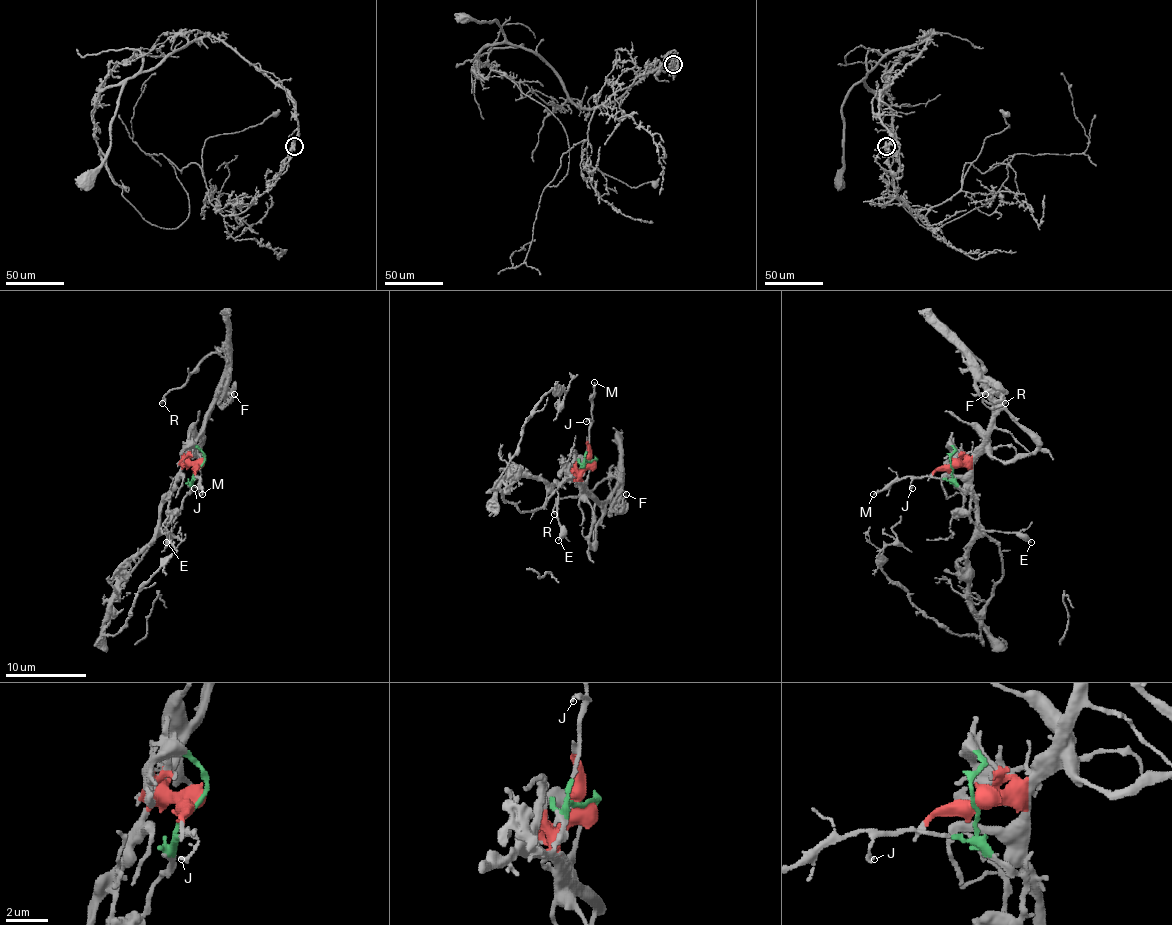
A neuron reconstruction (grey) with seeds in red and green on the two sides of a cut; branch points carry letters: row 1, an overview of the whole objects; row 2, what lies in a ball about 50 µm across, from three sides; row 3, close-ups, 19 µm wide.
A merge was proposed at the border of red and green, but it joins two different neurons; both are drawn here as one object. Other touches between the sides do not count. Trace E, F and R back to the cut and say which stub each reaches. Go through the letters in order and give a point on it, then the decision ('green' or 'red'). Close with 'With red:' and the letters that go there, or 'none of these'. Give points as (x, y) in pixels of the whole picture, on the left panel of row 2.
E: place (166, 542); green
F: place (234, 394); red
R: place (162, 403); red
With red: F, R

